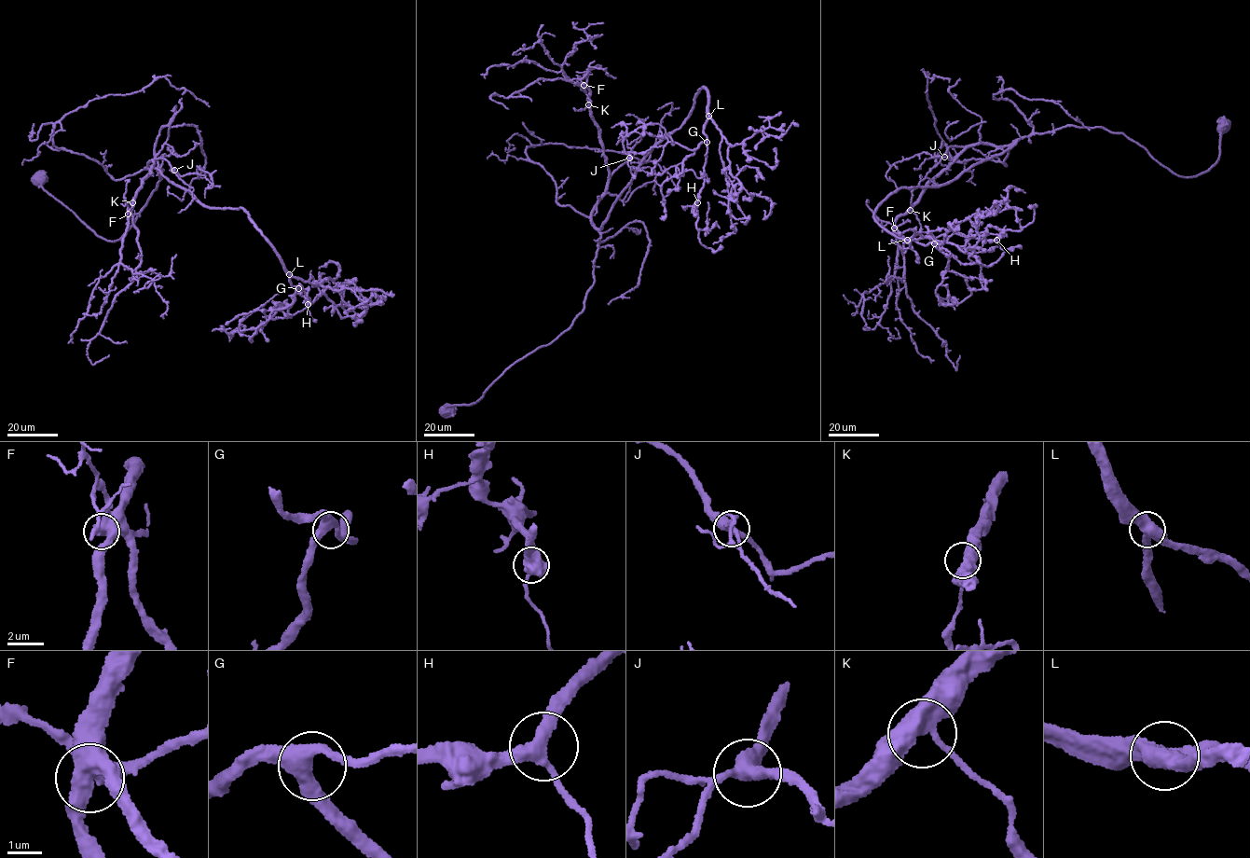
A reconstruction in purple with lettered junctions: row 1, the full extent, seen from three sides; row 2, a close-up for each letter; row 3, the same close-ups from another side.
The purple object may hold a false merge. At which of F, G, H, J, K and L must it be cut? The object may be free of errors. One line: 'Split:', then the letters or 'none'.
Split: none

